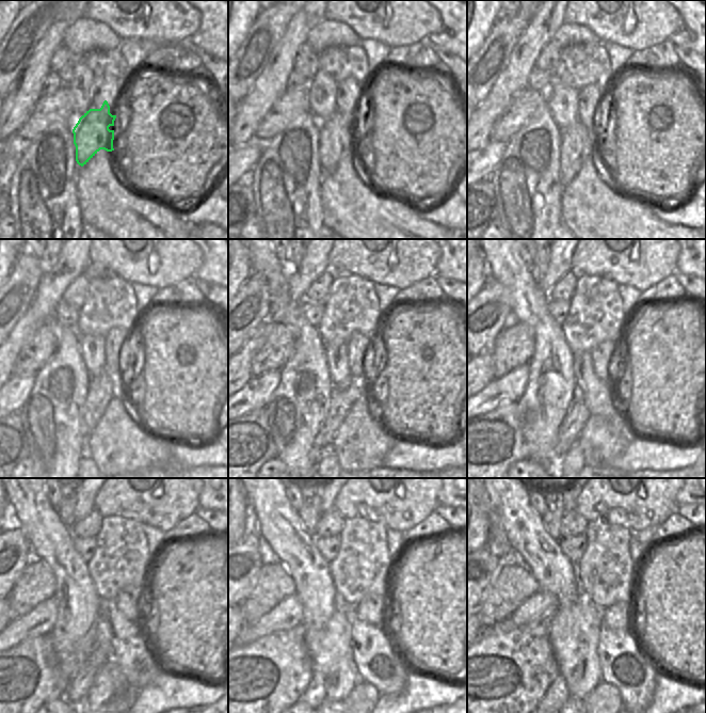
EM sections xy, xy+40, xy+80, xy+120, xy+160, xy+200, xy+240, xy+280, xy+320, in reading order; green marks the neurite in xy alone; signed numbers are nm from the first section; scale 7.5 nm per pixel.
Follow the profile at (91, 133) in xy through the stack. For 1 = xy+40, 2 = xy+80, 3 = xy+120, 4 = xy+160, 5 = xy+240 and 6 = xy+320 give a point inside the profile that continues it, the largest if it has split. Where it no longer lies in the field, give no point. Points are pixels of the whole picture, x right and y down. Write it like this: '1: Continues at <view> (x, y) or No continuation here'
1: Continues at xy+40 (334, 139)
2: Continues at xy+80 (576, 145)
3: Continues at xy+120 (100, 392)
4: Continues at xy+160 (341, 399)
5: Continues at xy+240 (78, 688)
6: Continues at xy+320 (557, 694).

